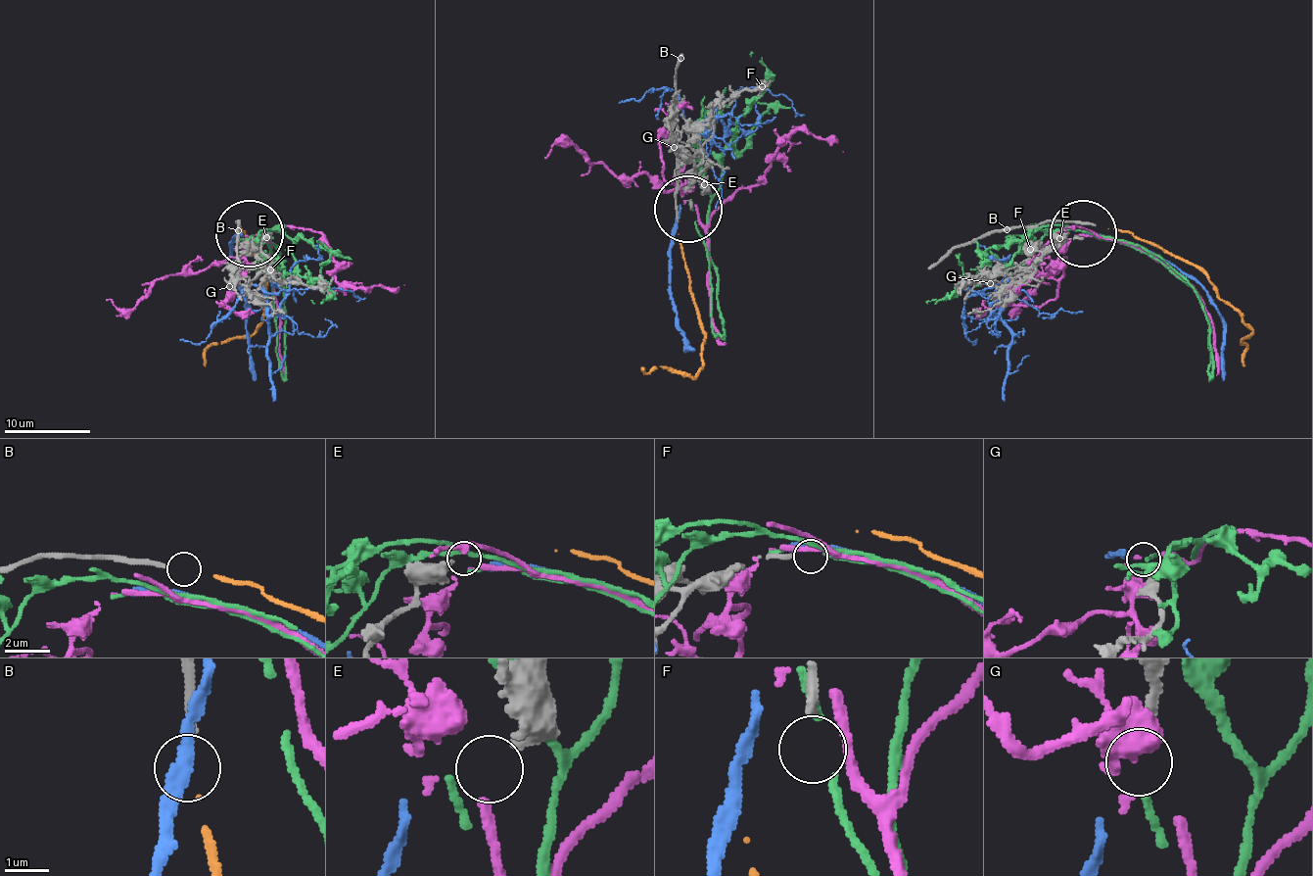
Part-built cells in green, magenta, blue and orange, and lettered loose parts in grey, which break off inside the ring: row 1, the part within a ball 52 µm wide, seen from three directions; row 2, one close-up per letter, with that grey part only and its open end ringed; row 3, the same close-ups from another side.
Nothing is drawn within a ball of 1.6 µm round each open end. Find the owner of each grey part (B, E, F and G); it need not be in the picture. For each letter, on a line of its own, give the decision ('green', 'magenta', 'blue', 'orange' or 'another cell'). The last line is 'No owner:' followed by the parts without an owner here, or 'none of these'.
B: orange
E: magenta
F: another cell
G: green
No owner: F

